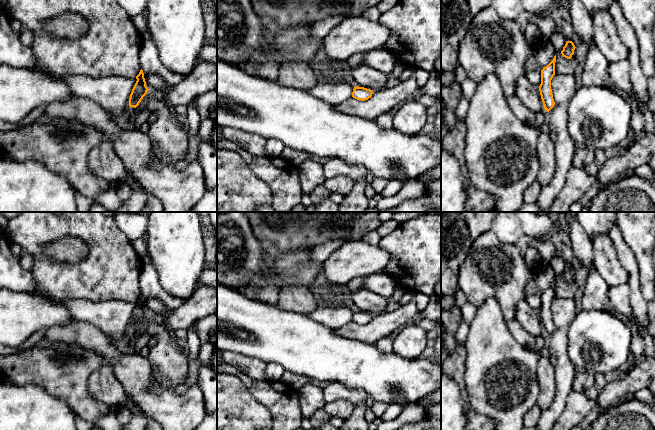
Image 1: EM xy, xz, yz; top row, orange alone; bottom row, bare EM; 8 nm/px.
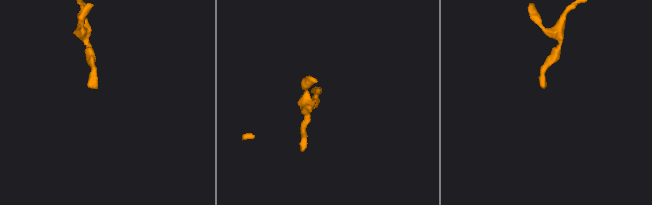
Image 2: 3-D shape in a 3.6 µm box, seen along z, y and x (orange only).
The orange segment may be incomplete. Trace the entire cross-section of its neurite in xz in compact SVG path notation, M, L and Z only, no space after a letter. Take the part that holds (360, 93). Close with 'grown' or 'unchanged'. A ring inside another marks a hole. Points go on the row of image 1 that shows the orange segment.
M357 86L354 87L353 89L352 97L357 100L365 101L371 98L372 94L373 94L372 90Z | unchanged

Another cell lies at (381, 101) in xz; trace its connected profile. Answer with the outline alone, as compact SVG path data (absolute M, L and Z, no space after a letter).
M414 75L407 80L392 83L385 89L373 91L372 96L365 101L353 97L335 105L338 112L353 116L376 120L378 116L398 107L407 100L414 99L420 91Z

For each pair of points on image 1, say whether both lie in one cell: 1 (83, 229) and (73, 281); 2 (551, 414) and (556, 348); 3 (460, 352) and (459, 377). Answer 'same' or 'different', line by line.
1: same
2: same
3: same

